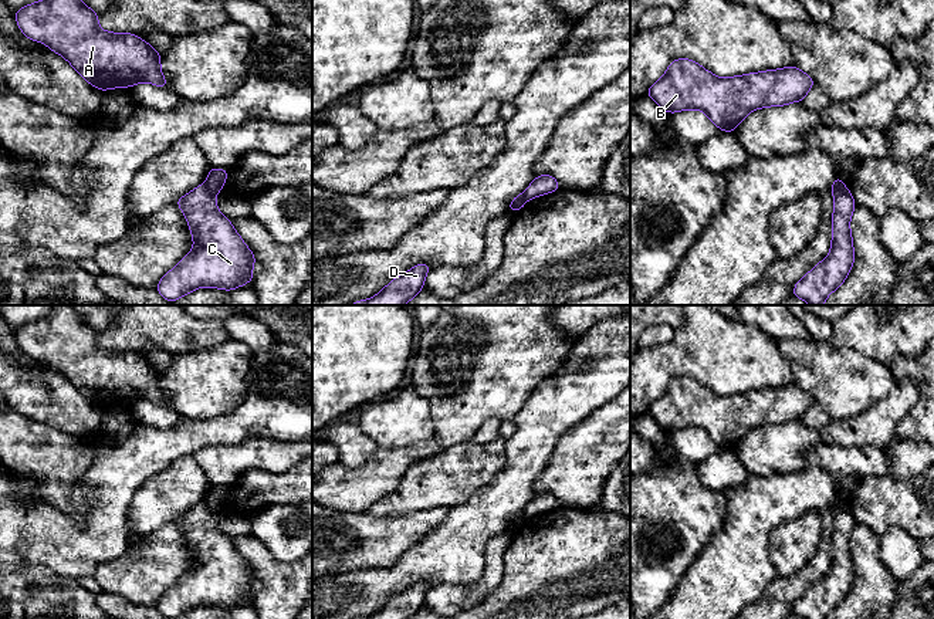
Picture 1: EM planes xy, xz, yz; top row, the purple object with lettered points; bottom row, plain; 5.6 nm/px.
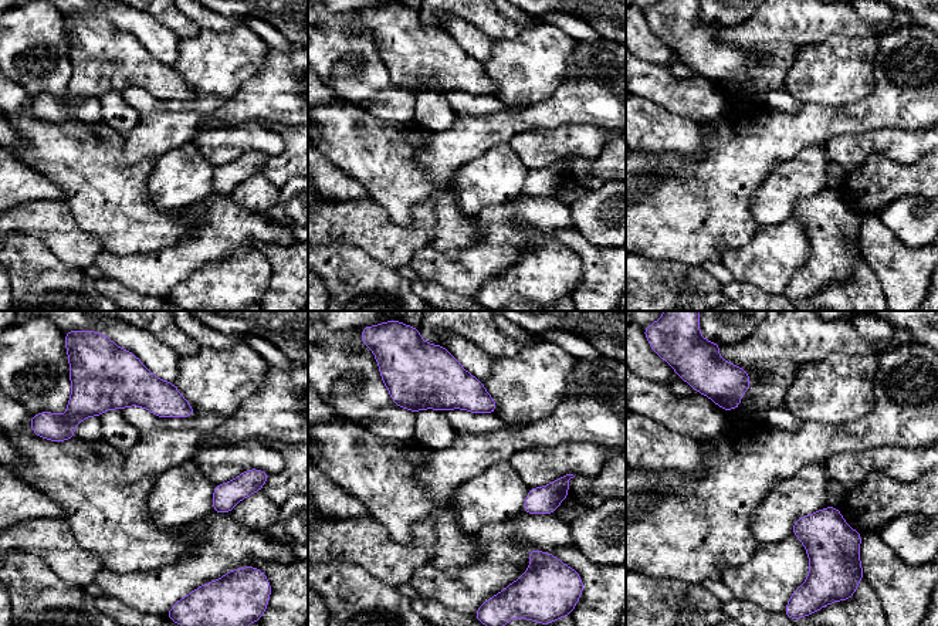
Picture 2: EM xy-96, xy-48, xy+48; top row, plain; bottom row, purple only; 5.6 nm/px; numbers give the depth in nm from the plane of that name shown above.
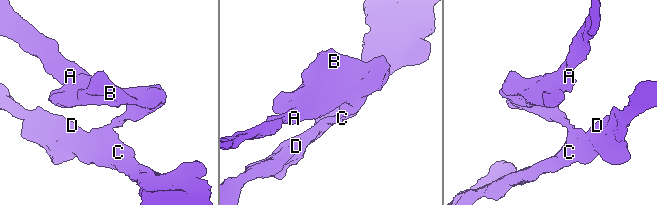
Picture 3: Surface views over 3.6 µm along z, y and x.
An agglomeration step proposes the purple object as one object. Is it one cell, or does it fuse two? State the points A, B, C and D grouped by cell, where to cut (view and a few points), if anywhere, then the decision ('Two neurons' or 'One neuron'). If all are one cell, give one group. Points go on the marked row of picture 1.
Groups: A B / C D. Split along xy (205, 183), (215, 193). Two neurons

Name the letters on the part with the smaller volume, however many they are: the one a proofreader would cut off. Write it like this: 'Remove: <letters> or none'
Remove: C, D

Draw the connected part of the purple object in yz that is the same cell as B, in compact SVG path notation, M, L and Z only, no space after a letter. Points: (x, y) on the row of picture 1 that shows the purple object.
M677 58L646 97L669 114L703 111L723 132L734 132L751 111L801 102L813 85L795 65L720 78L690 58Z

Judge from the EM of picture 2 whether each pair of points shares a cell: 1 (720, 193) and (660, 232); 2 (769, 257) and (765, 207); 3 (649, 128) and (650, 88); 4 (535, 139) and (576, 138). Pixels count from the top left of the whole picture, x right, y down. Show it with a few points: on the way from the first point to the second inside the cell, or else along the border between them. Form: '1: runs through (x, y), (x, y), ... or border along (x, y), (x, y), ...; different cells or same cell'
1: runs through (705, 203), (683, 209), (674, 217); same cell
2: border along (792, 216), (779, 223), (761, 224), (758, 227); different cells
3: border along (640, 95), (680, 117); different cells
4: runs through (545, 139), (566, 139); same cell

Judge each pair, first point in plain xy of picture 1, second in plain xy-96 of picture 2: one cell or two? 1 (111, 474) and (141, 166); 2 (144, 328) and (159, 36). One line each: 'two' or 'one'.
1: two
2: two

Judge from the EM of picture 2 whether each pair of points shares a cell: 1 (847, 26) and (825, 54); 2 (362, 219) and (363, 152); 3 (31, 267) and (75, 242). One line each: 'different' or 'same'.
1: different
2: different
3: different

